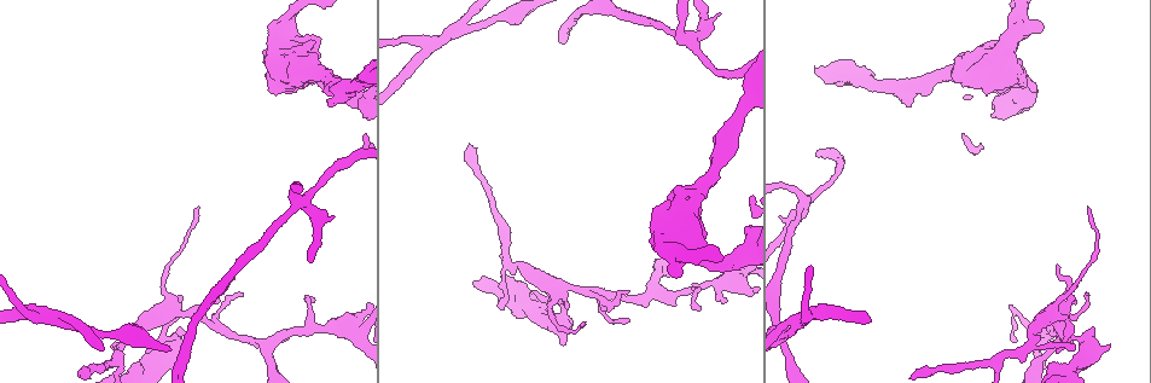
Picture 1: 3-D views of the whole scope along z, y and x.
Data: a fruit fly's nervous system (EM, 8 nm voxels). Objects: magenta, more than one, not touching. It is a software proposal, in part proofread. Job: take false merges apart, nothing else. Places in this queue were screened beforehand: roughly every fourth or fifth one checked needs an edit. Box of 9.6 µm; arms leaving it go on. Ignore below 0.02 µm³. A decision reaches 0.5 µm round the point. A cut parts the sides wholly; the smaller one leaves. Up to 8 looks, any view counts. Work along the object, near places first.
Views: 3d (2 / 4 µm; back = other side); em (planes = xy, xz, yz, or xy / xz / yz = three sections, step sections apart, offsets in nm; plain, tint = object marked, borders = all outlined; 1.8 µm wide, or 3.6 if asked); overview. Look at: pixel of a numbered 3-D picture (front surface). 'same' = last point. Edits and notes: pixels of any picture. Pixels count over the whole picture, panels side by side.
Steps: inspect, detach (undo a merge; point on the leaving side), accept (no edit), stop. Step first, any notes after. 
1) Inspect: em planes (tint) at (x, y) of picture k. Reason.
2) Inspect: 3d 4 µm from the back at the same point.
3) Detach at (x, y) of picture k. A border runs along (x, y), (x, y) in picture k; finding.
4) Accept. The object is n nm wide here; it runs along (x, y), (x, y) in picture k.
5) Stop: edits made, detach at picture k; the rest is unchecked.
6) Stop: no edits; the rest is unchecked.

Inspect: 3d 4 µm at (178, 338) of picture 1. Abrupt turn.

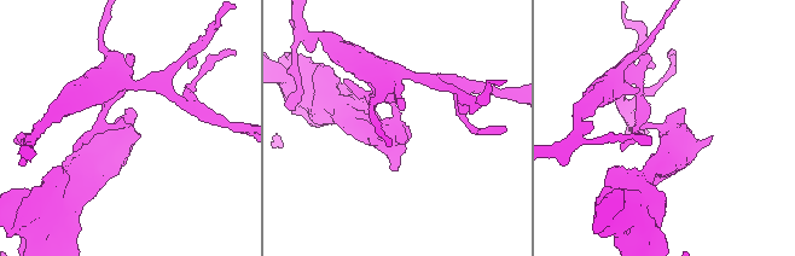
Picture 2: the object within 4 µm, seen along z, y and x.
Inspect: em 3.6 µm planes (tint) at (394, 126) of picture 2.

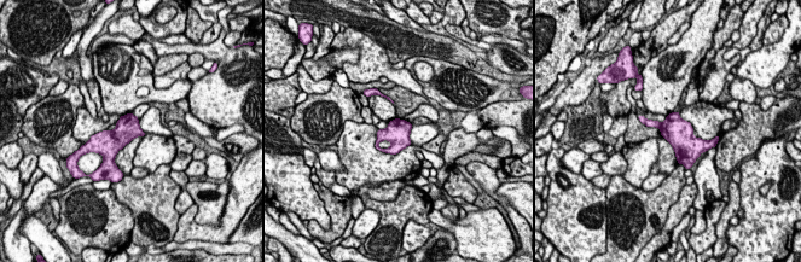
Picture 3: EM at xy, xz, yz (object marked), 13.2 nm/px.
Detach at (677, 130) of picture 3. A border runs along (662, 123), (659, 127) in picture 3; a second cell is stuck on.

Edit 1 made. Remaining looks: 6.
Inspect: overview. See it whole again.

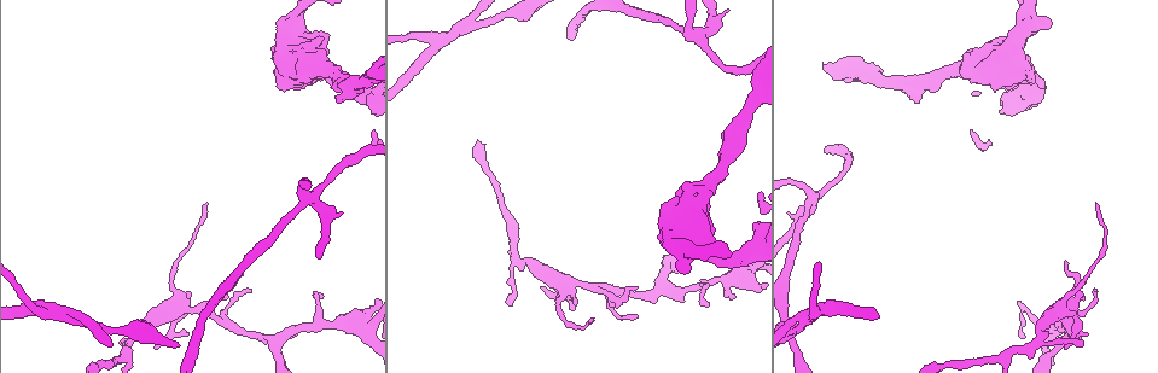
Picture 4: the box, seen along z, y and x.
Inspect: 3d 4 µm at (694, 224) of picture 4. Touches itself.

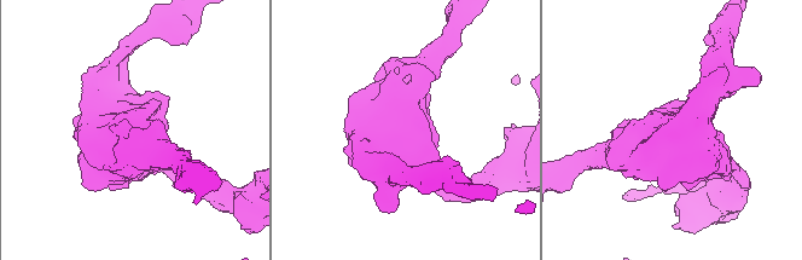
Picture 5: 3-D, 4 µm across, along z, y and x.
Inspect: em 3.6 µm xz step 4 (borders) at (404, 131) of picture 5. Shape alone is not enough.

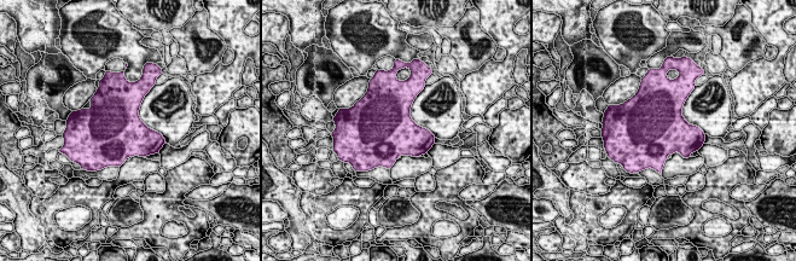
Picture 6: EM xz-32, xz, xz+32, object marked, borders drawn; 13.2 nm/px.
Inspect: em 3.6 µm planes (borders) at the same point. Another direction.

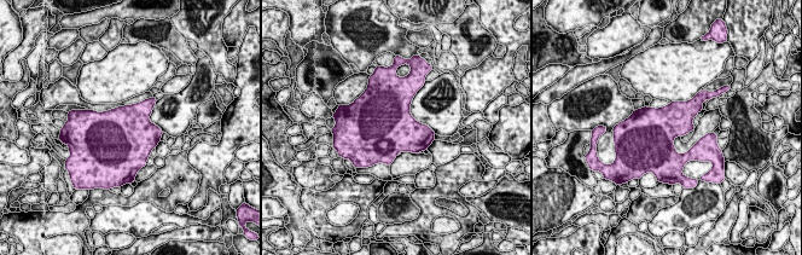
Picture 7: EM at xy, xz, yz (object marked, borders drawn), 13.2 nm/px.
Accept. The object is 550 nm wide here; one cell here.

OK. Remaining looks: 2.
Inspect: em planes (tint) at (811, 203) of picture 4. Thick turns thin.

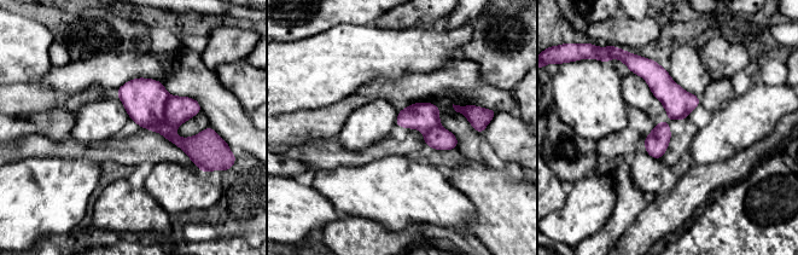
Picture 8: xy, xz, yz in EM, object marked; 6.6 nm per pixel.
Detach at (144, 99) of picture 8. A border runs along (169, 96), (164, 120), (176, 127) in picture 8; a second cell is stuck on.

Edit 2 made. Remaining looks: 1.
Stop: edits made, detach at picture 3, detach at picture 8; the rest is unchecked.

